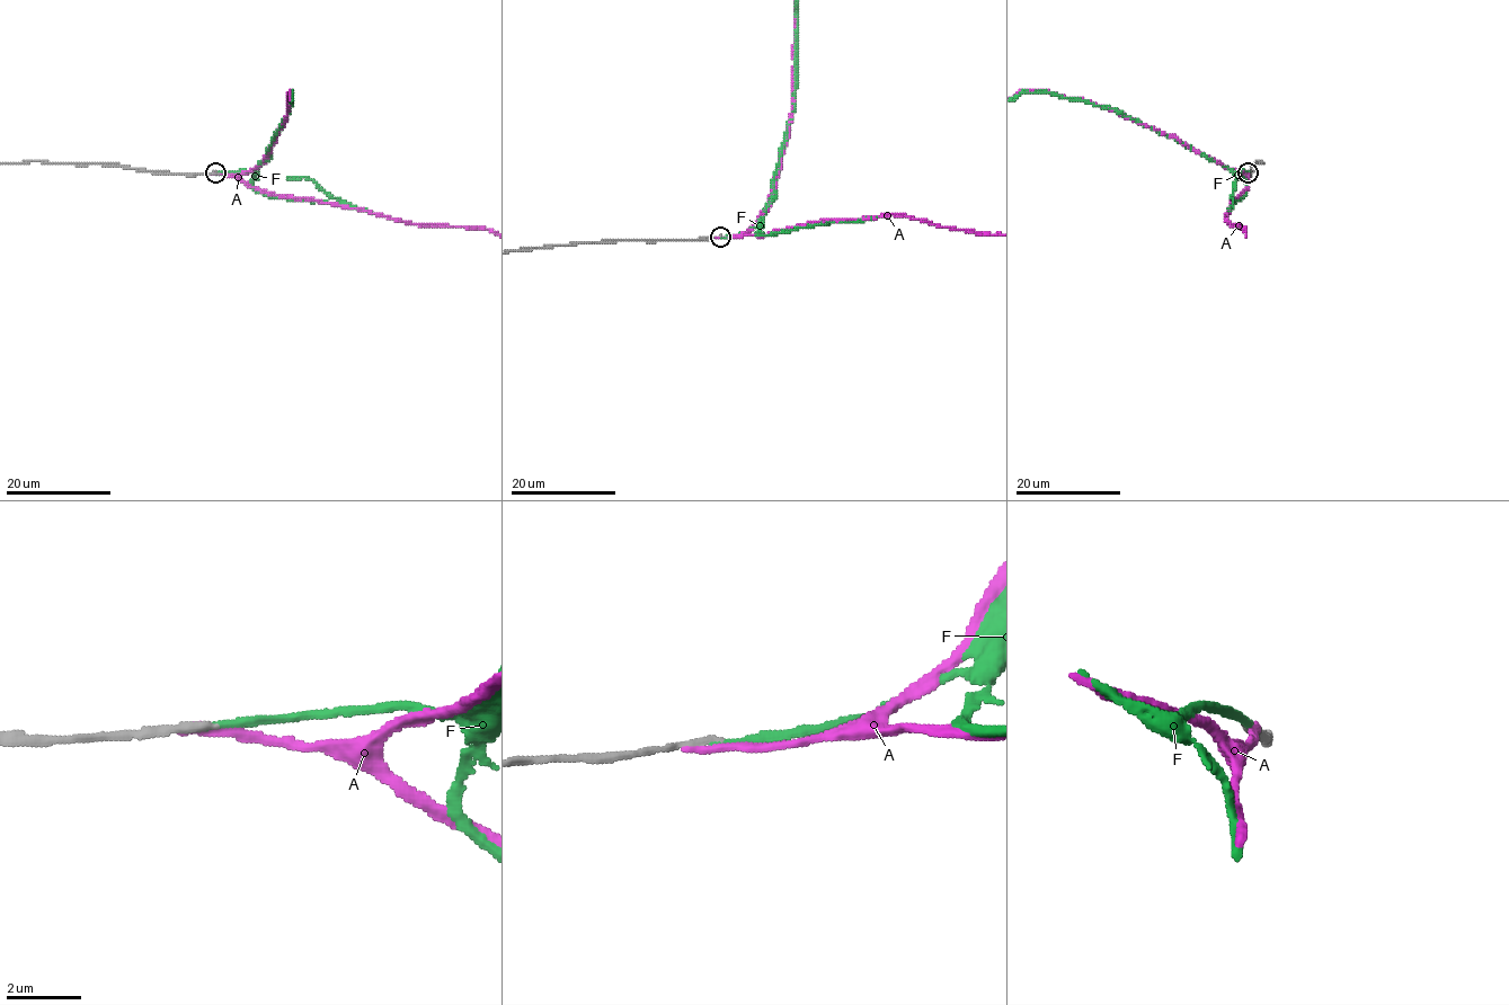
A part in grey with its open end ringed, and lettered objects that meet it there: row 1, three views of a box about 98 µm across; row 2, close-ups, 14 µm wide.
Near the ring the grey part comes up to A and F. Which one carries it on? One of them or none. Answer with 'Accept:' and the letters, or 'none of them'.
Accept: F

